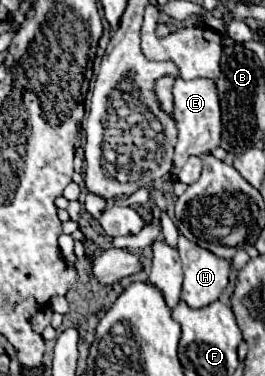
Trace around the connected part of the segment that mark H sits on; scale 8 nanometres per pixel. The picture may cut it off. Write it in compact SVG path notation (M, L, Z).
M179 236L179 256L183 262L183 288L181 288L181 300L185 300L191 308L203 308L215 300L221 298L223 290L227 288L229 282L229 274L231 274L231 260L219 258L213 252L189 242L187 238Z

